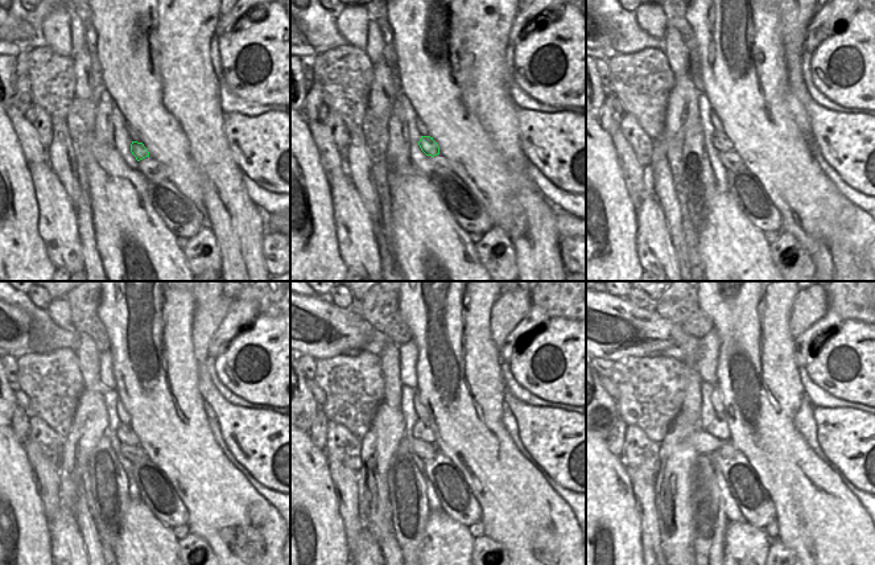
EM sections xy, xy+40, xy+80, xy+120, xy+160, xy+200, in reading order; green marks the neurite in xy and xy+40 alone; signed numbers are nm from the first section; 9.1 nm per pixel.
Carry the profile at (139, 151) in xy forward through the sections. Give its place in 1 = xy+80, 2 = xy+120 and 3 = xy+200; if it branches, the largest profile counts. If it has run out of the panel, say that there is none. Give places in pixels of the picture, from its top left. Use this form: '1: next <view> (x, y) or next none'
1: next xy+80 (721, 143)
2: next xy+120 (126, 433)
3: next xy+200 (718, 428)

